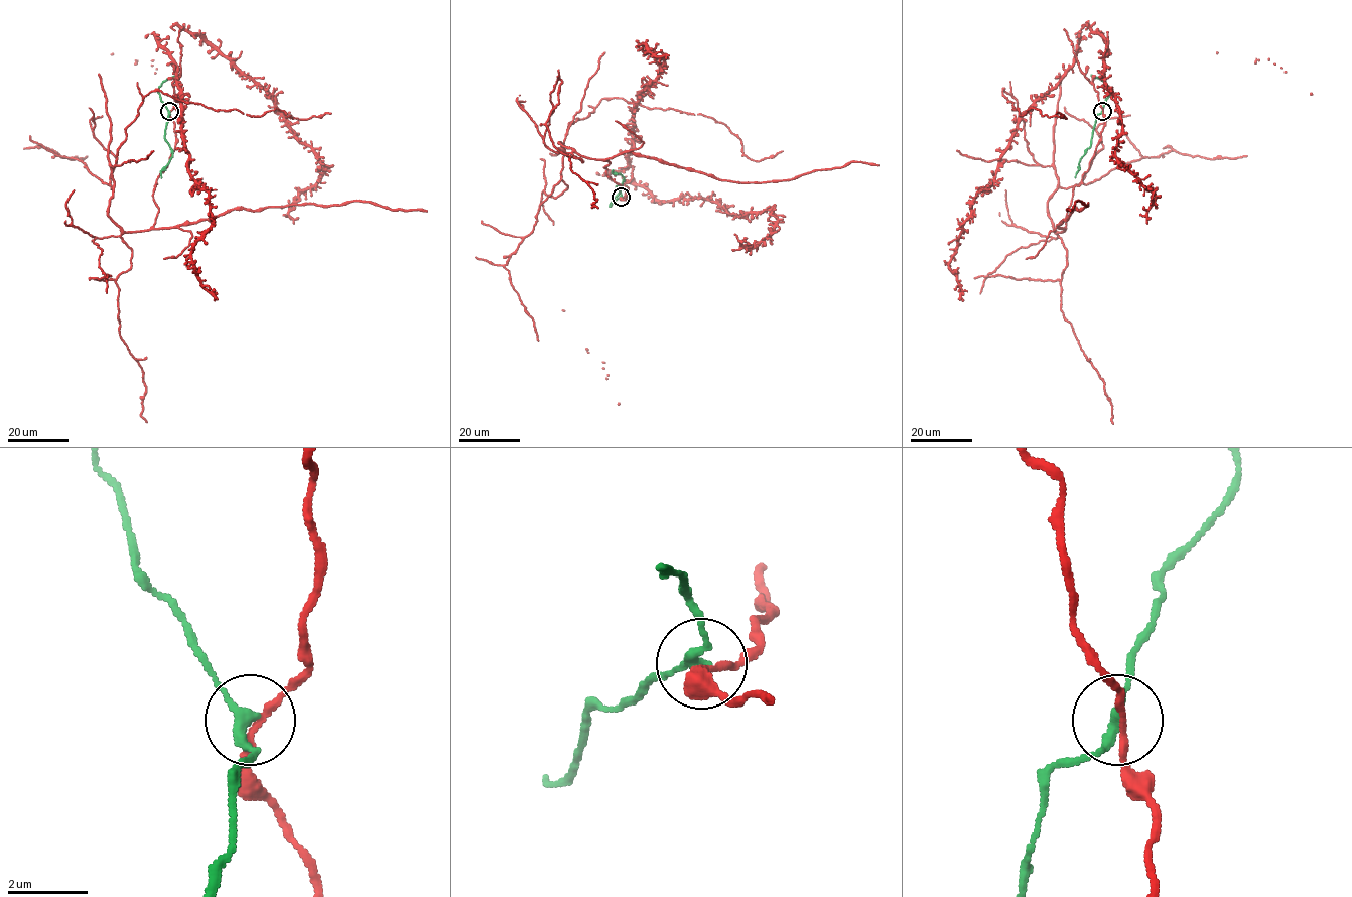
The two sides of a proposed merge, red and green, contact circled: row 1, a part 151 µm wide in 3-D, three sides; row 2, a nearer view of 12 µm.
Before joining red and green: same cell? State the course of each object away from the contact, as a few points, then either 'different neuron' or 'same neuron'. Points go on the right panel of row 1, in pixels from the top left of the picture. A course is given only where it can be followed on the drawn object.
red via (1102, 111), (1101, 141), (1057, 232), (1056, 169), (1033, 159), (1003, 89), (1020, 115), (1066, 118), (1056, 112) | green via (1102, 111), (1097, 115), (1090, 146), (1080, 159), (1075, 177) | different neuron

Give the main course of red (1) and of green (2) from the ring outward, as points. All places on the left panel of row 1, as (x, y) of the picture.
1: (169, 112), (155, 223), (124, 232), (108, 214), (112, 166), (151, 91), (254, 116), (330, 113)
2: (169, 112), (164, 137), (172, 156), (160, 172), (161, 178)

